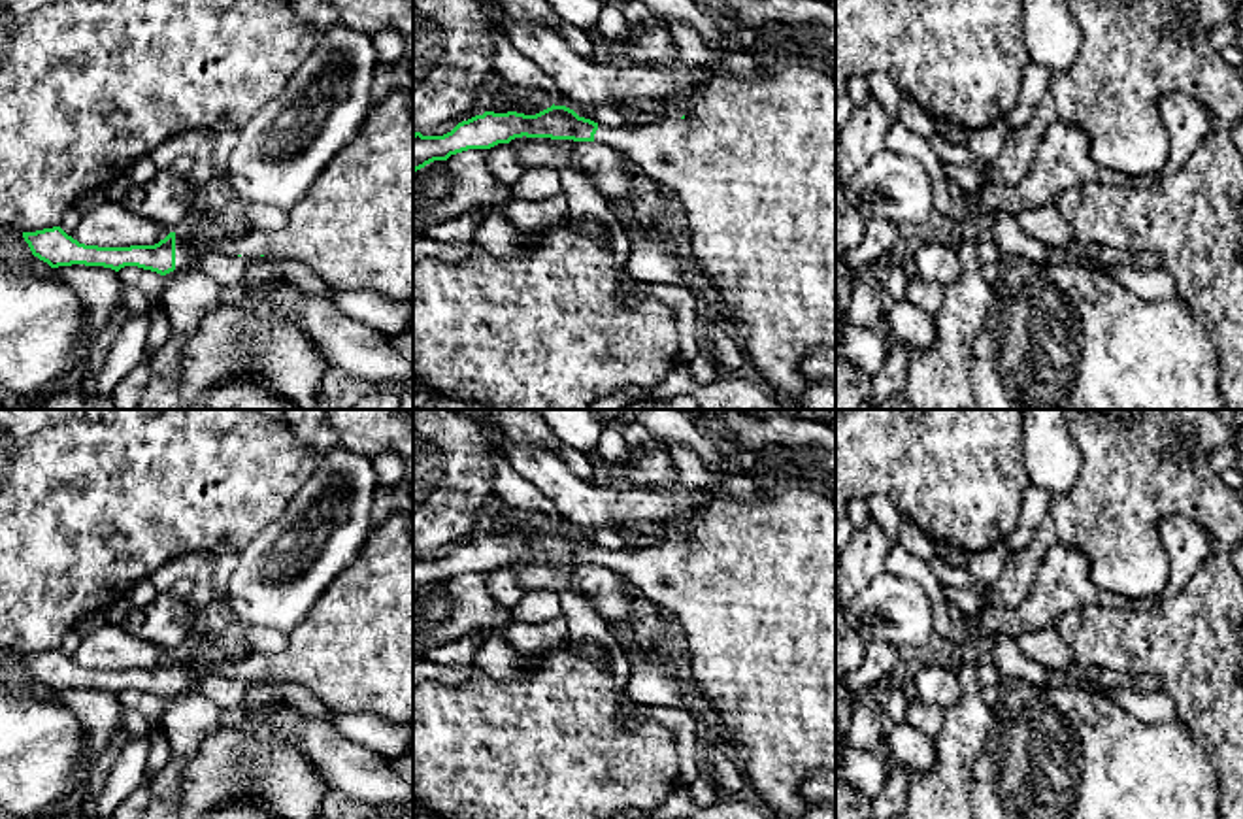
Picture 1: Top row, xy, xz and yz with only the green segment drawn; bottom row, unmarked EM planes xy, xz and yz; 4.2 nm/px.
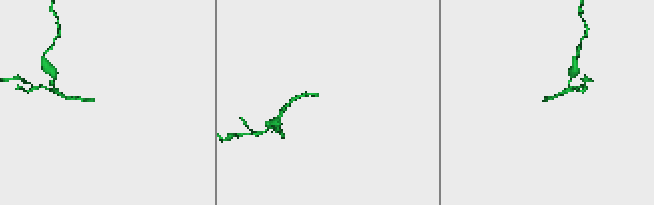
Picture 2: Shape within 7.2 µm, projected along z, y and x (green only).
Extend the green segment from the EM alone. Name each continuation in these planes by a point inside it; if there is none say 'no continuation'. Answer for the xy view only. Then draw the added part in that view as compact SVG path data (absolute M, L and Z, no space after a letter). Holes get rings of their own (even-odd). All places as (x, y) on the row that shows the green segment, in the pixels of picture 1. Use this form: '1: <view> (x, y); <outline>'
1: xy (353, 229); M392 89L387 98L372 106L356 140L340 151L321 172L307 194L289 211L289 223L279 230L245 228L234 242L204 243L194 238L189 247L175 232L175 270L192 255L223 251L241 257L273 257L296 260L313 270L332 292L373 289L392 300L413 300L413 92Z

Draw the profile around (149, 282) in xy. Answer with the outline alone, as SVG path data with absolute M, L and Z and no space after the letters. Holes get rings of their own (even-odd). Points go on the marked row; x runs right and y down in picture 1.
M124 266L117 274L119 274L121 285L132 285L132 287L143 291L145 294L157 298L153 302L153 306L149 308L149 311L145 313L149 319L155 313L164 309L162 298L160 298L160 294L162 294L162 276L160 274L143 270L138 266Z

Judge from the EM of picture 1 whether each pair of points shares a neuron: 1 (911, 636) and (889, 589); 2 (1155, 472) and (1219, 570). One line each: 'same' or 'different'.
1: same
2: same

